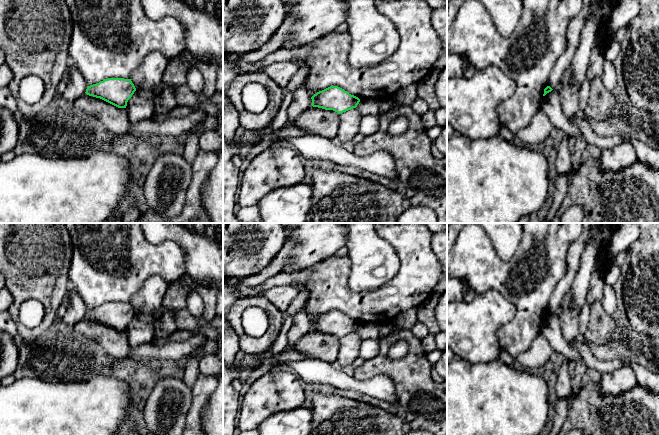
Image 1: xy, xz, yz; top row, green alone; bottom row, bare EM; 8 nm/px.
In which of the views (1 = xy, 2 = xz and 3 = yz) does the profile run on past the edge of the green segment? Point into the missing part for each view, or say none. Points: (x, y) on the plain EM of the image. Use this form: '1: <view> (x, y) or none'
1: none
2: none
3: none

